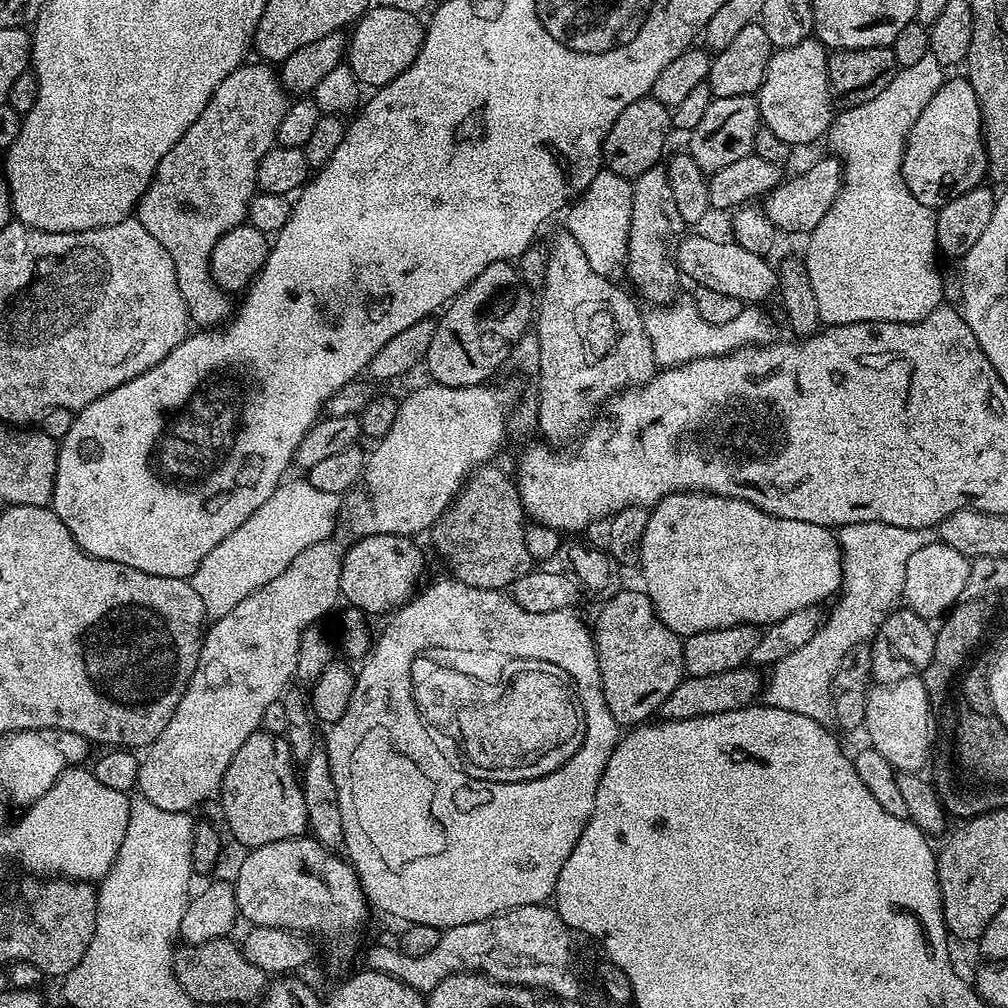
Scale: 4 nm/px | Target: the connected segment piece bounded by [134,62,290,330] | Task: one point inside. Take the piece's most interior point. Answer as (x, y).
(201, 190)

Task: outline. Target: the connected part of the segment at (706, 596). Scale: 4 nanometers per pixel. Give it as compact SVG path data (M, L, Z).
M671 492L662 498L649 511L646 522L646 534L642 534L642 546L638 569L644 575L643 591L648 593L650 602L658 614L658 618L678 637L693 636L702 630L718 630L739 624L754 624L767 626L786 618L786 614L794 614L794 610L802 610L806 606L823 605L824 599L835 597L841 591L844 579L844 562L840 554L840 541L834 535L833 529L823 528L810 522L787 520L766 514L758 510L750 502L742 502L729 496L713 496L710 492Z

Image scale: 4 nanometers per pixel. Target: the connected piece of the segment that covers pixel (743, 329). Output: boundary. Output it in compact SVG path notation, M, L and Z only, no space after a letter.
M676 298L671 303L663 306L652 306L644 312L644 325L646 334L650 338L650 346L654 350L654 358L661 369L673 368L679 364L685 364L698 358L714 358L715 356L725 356L739 348L750 348L758 344L771 344L777 339L776 324L763 312L760 306L745 306L742 314L738 318L733 318L731 322L725 322L722 326L714 326L698 314L698 306L690 298Z

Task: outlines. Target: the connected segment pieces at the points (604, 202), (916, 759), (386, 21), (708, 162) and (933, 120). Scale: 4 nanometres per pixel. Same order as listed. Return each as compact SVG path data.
M602 170L567 209L566 231L572 235L574 242L578 242L578 246L582 246L582 254L586 254L586 262L590 262L590 270L594 270L594 274L615 277L615 272L619 268L621 271L628 259L632 183L622 174Z
M915 675L902 678L902 682L873 687L866 702L862 728L868 731L867 743L892 763L897 773L915 772L927 749L930 727L928 705L925 704L924 690L917 684L919 677Z
M373 6L356 21L351 29L352 36L350 32L346 40L346 62L350 66L350 70L354 70L354 74L360 79L361 85L368 87L369 84L369 89L372 90L381 88L394 82L394 78L398 78L398 74L402 74L402 70L406 70L412 65L414 58L418 58L418 50L424 41L425 25L422 20L420 24L419 19L421 17L415 12Z
M755 95L738 98L714 98L707 108L702 122L687 137L687 155L698 162L698 166L706 174L722 170L722 166L730 166L738 162L738 158L753 155L754 134L762 127L760 105Z
M966 78L945 79L938 94L930 98L926 110L918 112L918 122L910 130L904 144L902 174L910 194L927 208L939 210L946 202L966 194L985 179L988 159L982 138L982 122L974 86Z

